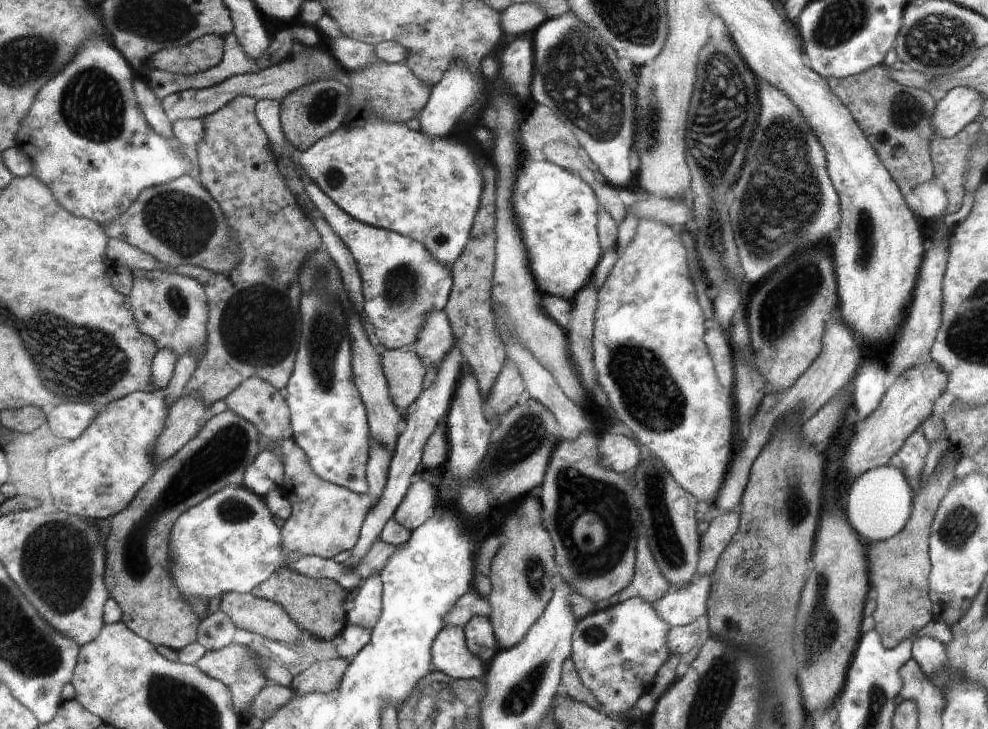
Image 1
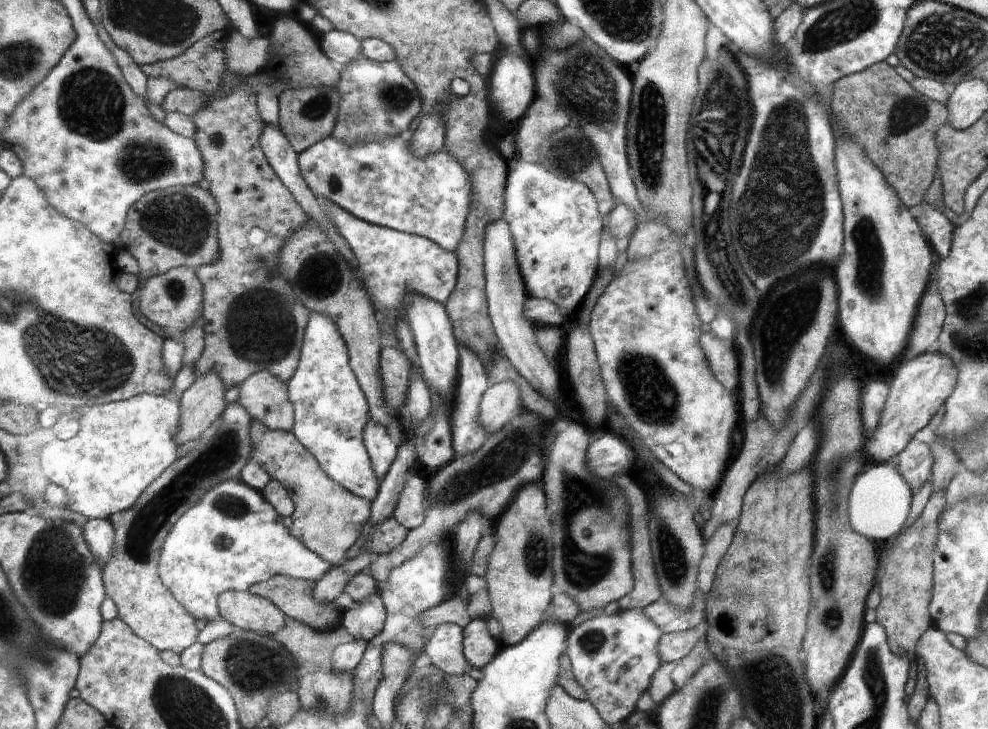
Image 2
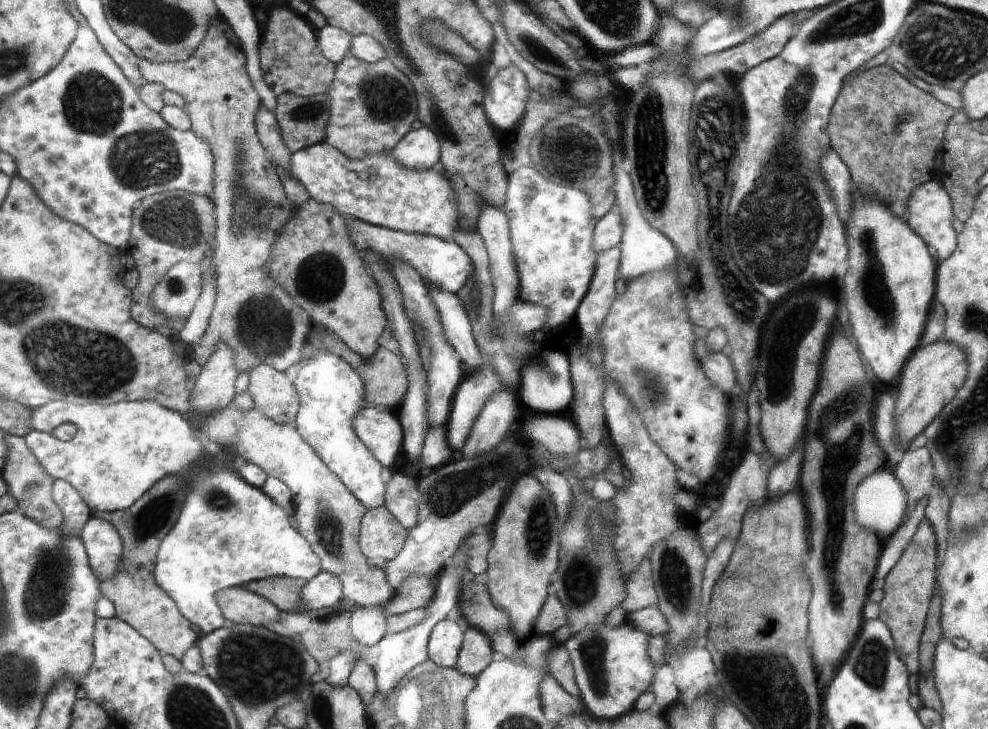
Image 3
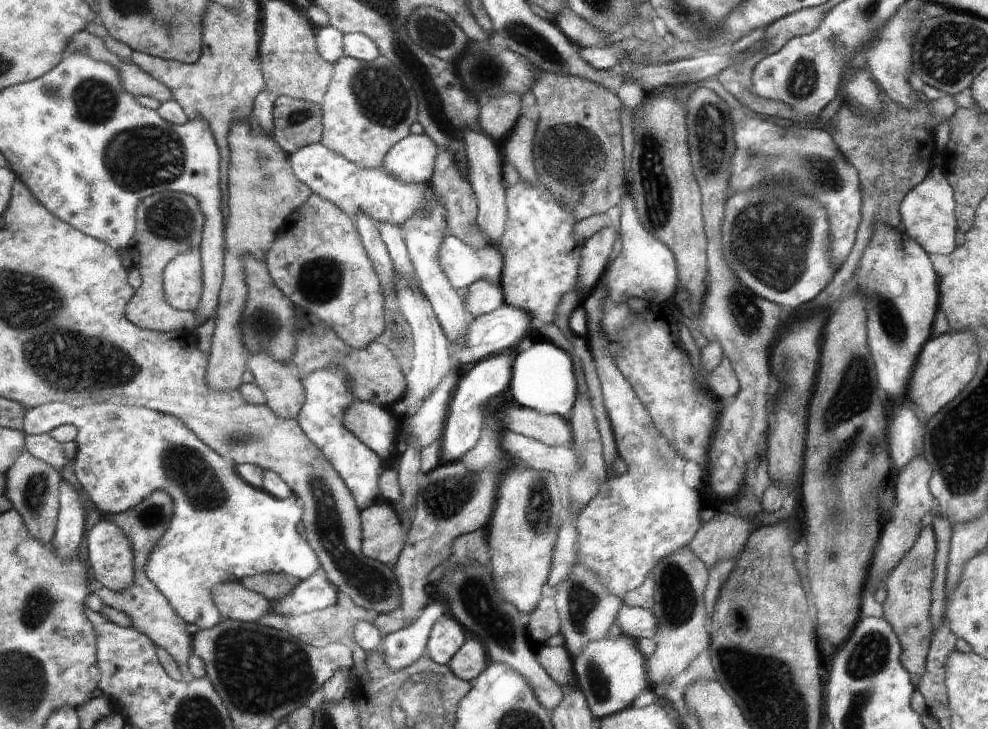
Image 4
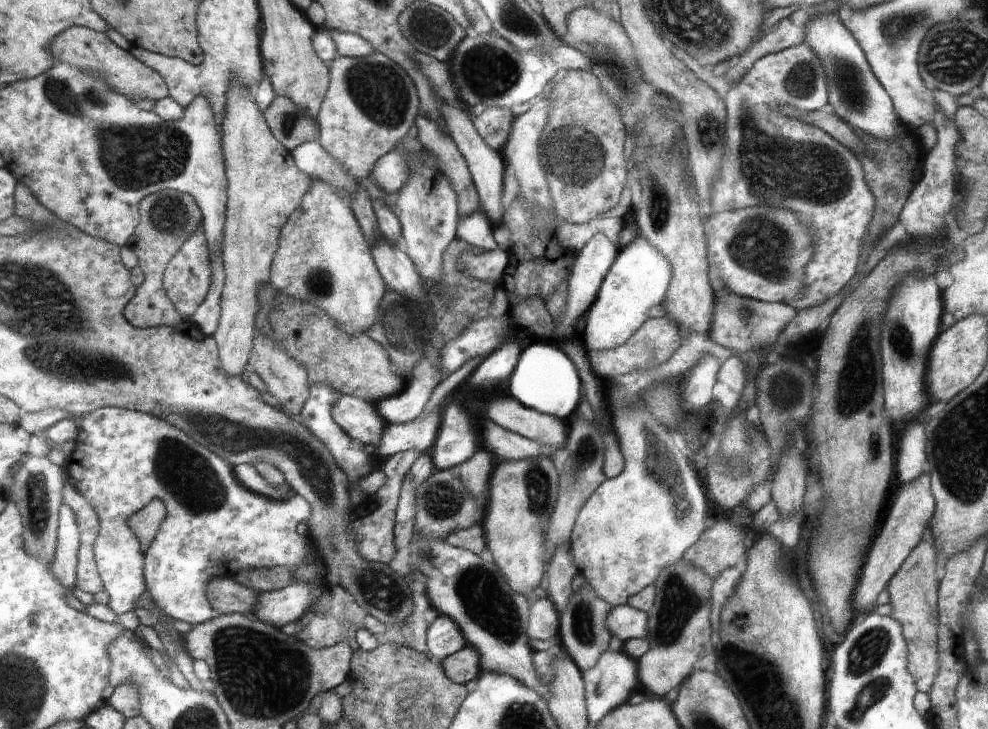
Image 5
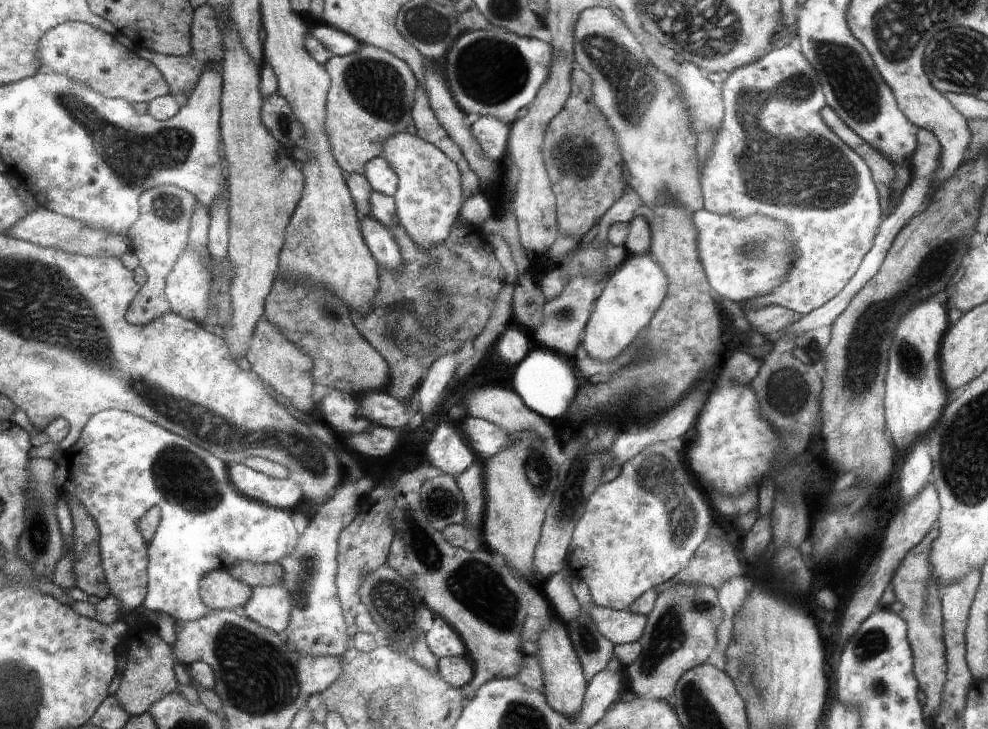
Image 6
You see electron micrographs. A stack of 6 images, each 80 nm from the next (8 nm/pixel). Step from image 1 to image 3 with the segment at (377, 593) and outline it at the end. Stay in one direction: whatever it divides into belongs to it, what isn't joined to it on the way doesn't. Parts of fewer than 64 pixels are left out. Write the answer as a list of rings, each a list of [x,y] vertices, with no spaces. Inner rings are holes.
[[[382,606],[357,607],[347,614],[348,628],[359,646],[374,646],[387,635]]]

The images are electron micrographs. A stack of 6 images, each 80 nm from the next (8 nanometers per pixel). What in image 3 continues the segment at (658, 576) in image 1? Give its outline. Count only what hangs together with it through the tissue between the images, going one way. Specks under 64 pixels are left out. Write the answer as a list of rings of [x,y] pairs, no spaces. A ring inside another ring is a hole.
[[[646,556],[638,570],[630,574],[626,583],[626,599],[620,605],[627,613],[652,607],[658,604],[658,596],[652,582],[651,561]]]

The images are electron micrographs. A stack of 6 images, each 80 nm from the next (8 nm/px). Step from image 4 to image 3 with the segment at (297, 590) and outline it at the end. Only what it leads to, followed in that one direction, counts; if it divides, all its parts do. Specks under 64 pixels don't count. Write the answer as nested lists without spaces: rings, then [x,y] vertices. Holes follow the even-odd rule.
[[[323,568],[313,581],[306,584],[303,597],[308,611],[332,609],[343,598],[342,582],[338,576],[334,576],[332,572],[326,573]]]

